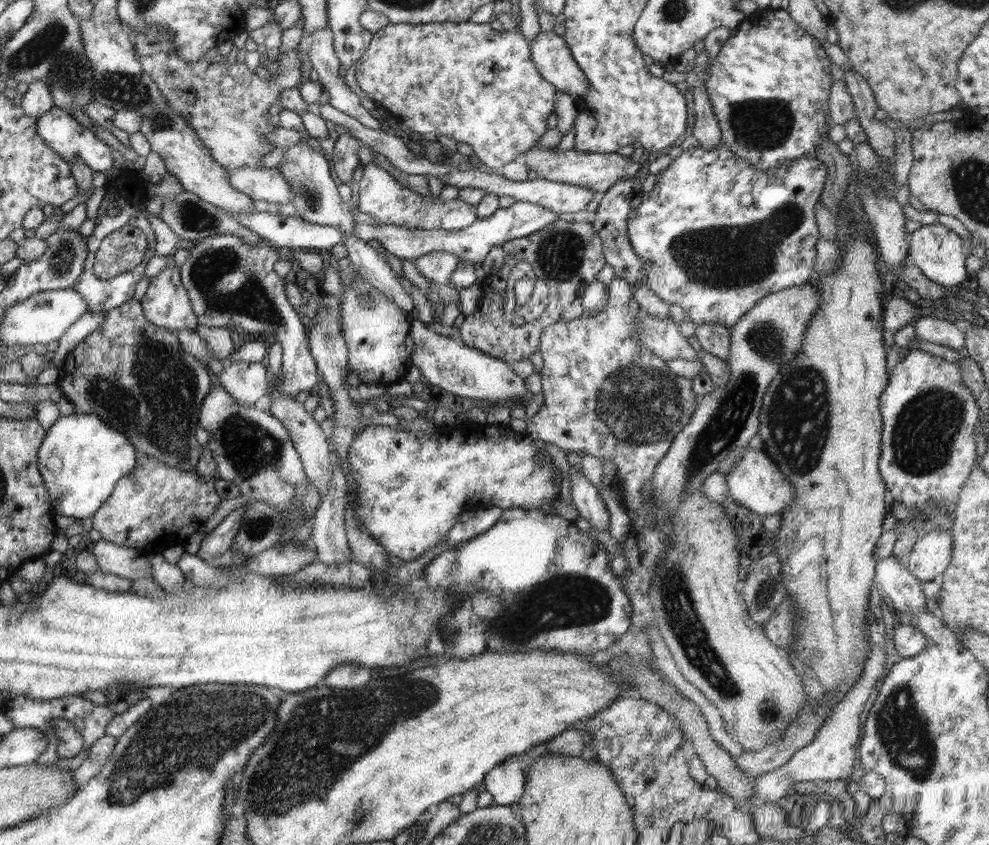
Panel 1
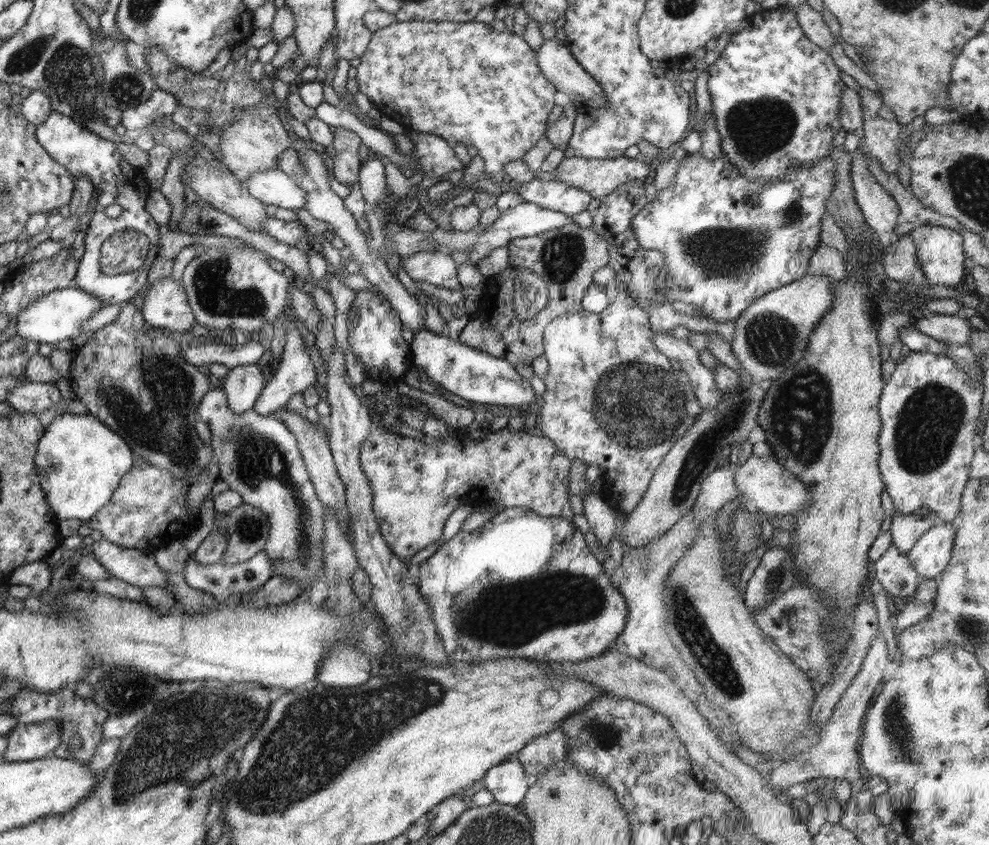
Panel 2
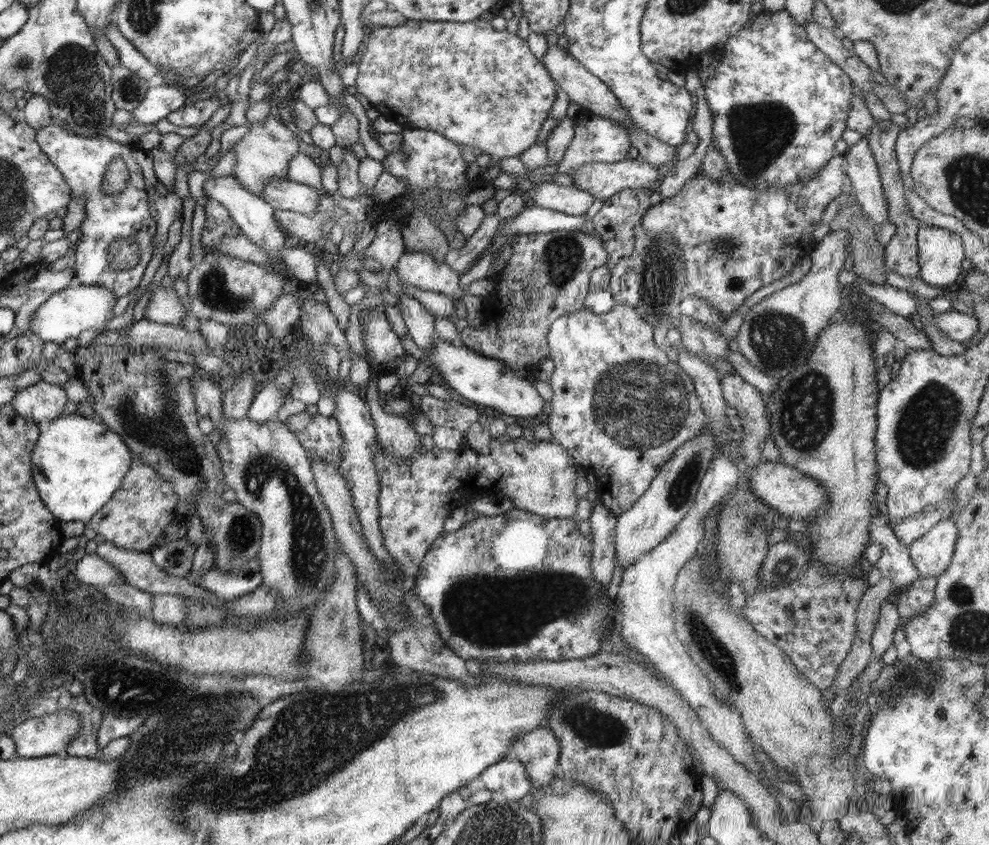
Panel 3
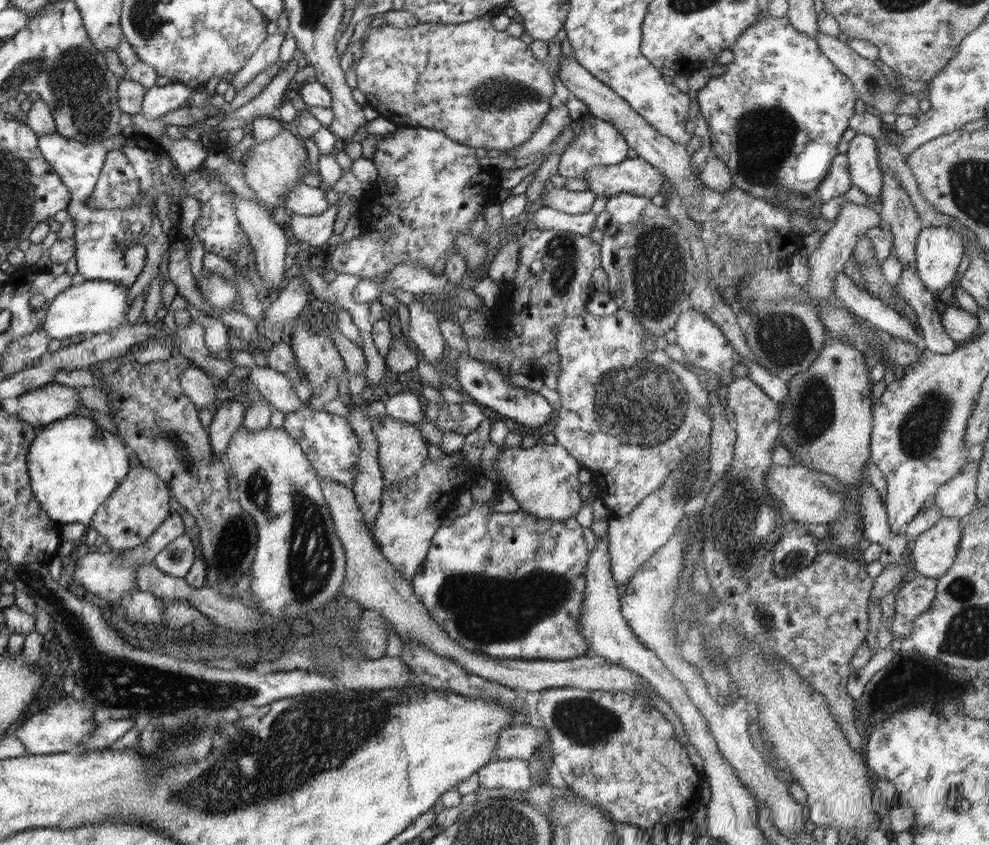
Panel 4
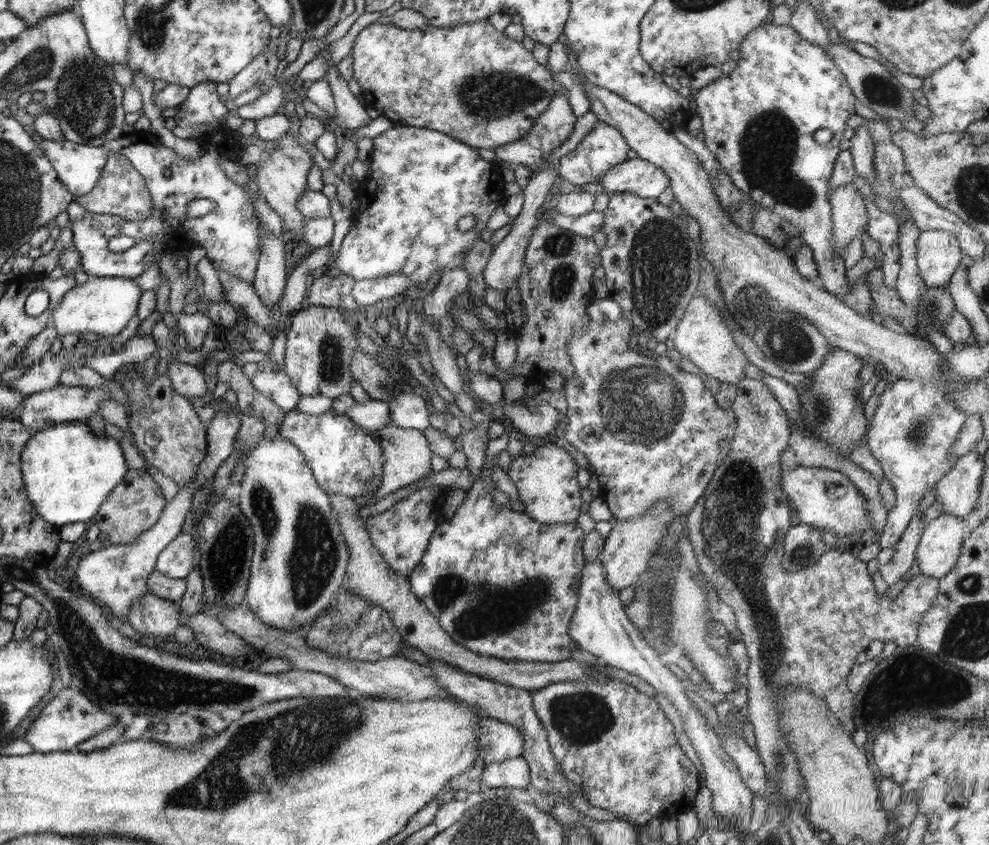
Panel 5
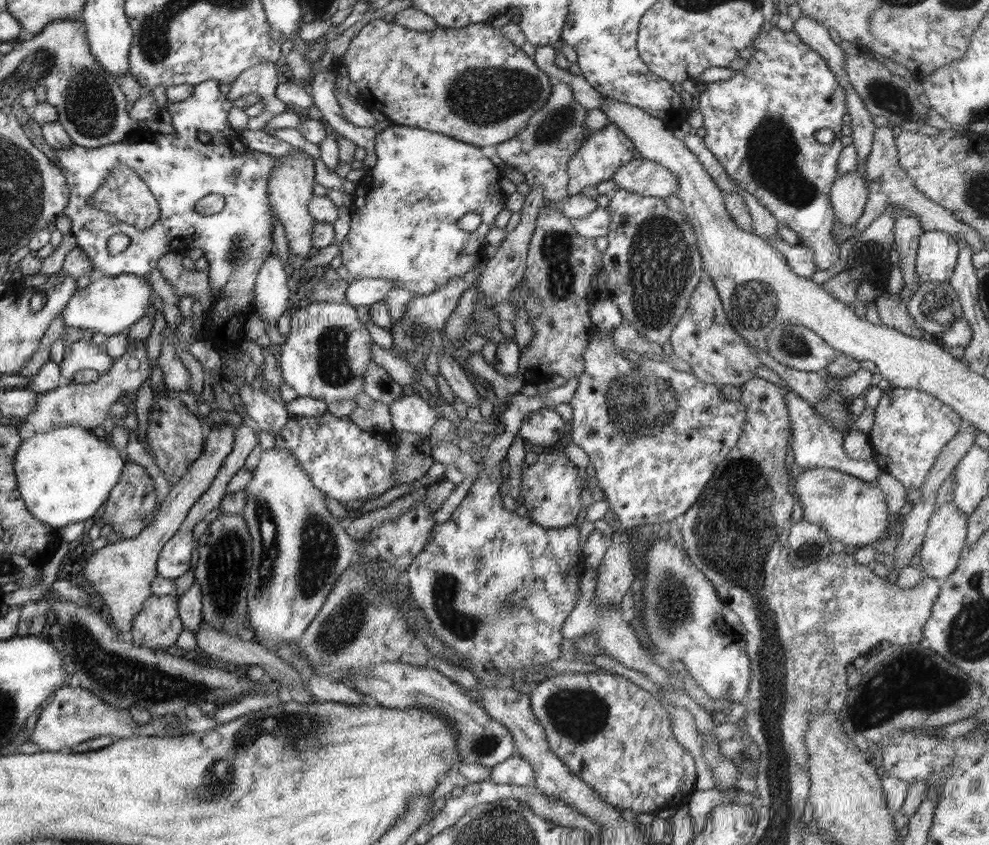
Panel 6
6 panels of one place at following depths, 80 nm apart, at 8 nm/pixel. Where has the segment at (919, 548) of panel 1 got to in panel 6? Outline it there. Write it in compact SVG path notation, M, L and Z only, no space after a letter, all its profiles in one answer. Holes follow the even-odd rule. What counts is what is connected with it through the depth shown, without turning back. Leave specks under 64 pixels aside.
M946 503L935 509L930 517L927 533L920 548L921 565L924 576L946 580L960 563L962 555L965 553L967 539L967 514L957 509L952 503Z

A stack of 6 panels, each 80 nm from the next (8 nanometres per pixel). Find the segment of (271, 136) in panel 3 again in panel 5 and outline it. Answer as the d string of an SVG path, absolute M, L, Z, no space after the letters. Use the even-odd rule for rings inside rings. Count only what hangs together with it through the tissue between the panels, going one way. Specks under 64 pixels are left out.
M284 135L276 140L278 148L270 153L270 157L257 163L254 184L260 192L260 196L266 200L268 206L281 216L284 228L287 230L287 238L298 242L303 238L305 216L300 212L297 202L307 192L308 172L314 166L311 154L292 137Z

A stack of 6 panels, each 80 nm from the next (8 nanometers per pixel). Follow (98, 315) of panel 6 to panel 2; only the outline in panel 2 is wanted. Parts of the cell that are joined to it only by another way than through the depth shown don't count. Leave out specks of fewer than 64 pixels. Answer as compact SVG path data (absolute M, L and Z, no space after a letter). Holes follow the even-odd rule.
M72 285L46 294L36 300L34 305L22 309L18 317L12 318L11 328L17 333L16 337L19 340L26 339L36 343L57 346L62 340L72 340L75 335L78 335L82 324L86 320L90 320L101 308L103 306L100 298Z

